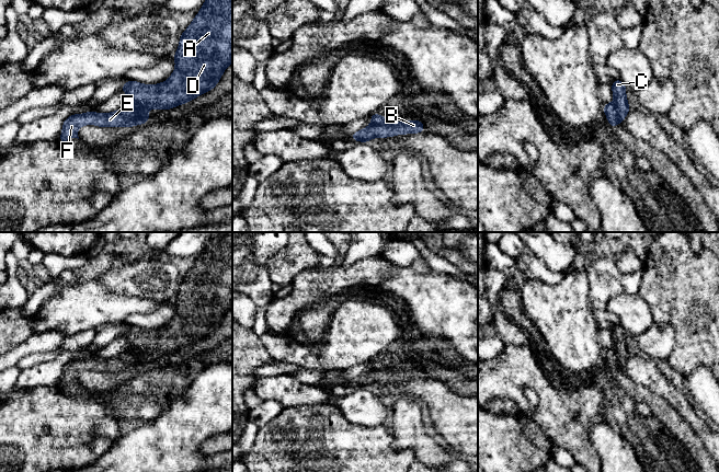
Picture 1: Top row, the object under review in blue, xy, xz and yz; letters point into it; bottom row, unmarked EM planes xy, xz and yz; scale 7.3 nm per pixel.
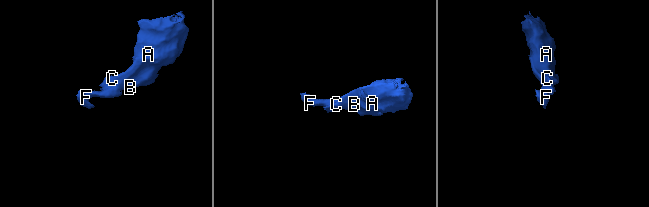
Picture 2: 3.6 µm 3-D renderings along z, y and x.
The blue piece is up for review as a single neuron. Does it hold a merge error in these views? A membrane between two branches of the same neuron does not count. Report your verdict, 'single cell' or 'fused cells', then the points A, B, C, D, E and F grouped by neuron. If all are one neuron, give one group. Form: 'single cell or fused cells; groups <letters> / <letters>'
fused cells; groups A B C D / E F

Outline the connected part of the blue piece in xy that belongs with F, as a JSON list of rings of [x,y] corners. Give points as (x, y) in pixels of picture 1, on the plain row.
[[[125,350],[118,356],[111,358],[87,357],[82,359],[72,359],[67,362],[62,369],[60,379],[61,391],[67,389],[69,382],[78,383],[77,376],[84,370],[95,370],[99,372],[134,372],[142,370],[150,365],[145,355],[134,354]]]

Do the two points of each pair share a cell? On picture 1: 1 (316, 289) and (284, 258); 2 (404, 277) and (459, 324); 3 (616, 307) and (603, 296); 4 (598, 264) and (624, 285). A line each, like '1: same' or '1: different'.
1: different
2: same
3: different
4: same

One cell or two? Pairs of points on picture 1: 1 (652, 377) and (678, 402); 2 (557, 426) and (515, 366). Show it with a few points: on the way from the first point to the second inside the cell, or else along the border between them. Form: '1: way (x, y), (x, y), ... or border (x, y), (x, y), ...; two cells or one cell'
1: way (659, 383), (672, 395); one cell
2: way (557, 410), (557, 402), (532, 377); one cell

